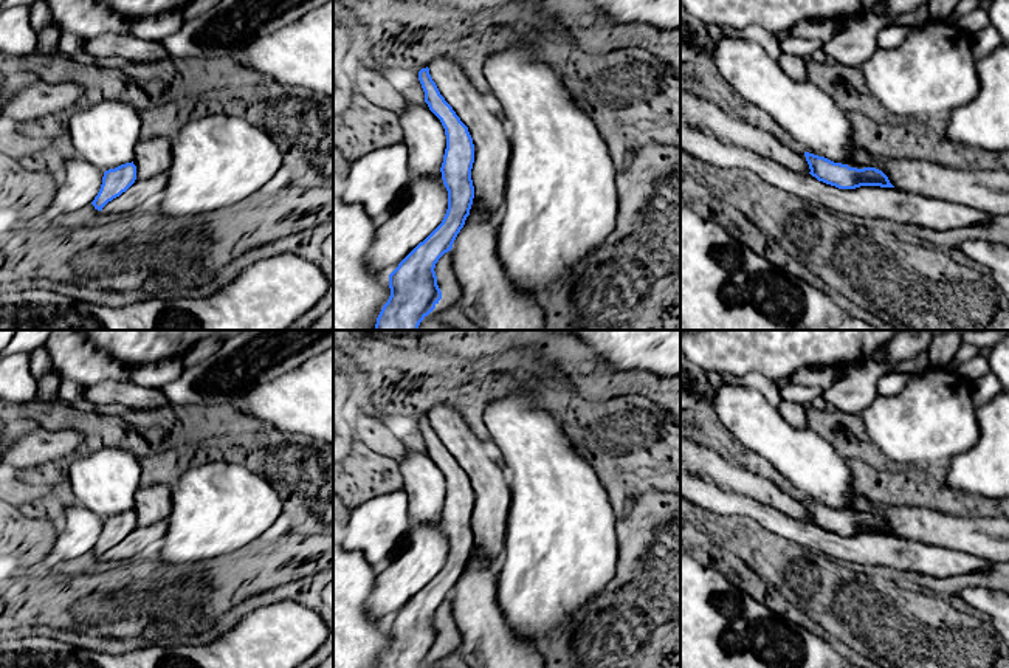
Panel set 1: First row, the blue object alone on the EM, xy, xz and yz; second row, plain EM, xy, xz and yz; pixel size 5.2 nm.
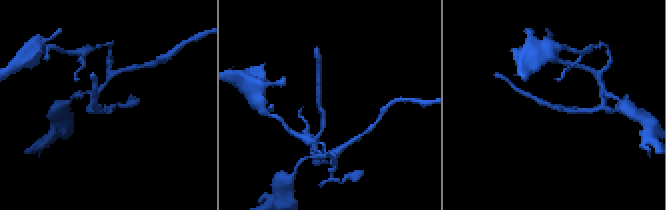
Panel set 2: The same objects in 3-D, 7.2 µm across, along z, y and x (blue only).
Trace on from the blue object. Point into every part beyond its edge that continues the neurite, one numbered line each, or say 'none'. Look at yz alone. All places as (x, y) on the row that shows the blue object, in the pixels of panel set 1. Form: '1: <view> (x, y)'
1: yz (867, 202)

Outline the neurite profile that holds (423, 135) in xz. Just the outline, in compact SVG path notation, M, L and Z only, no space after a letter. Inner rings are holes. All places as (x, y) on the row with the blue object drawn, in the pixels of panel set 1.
M406 104L400 115L403 144L408 149L408 164L415 177L440 172L446 149L446 135L440 119L428 104Z

